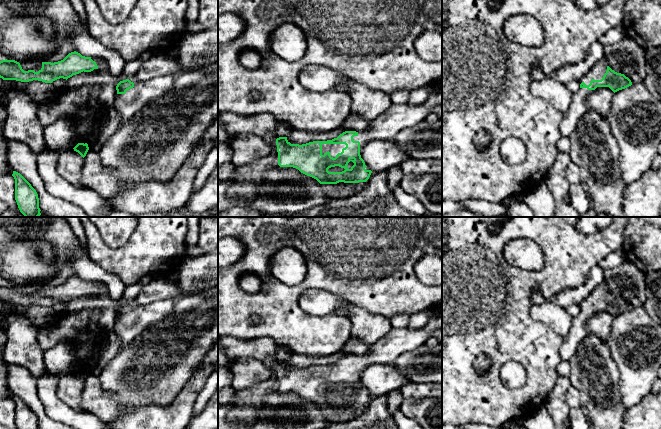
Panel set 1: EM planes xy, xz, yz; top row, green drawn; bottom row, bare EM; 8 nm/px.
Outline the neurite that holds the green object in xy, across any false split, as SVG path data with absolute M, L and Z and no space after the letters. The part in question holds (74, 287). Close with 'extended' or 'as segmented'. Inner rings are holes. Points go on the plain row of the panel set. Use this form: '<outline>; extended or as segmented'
M74 275L69 277L63 284L58 286L42 286L42 292L35 296L34 294L24 295L19 286L15 284L0 285L0 302L3 304L16 304L29 306L33 304L52 307L63 302L68 303L81 296L98 296L107 294L108 291L102 290L96 282L85 281Z; extended

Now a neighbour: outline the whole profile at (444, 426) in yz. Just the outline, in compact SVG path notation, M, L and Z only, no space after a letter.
M442 424L442 429L502 429L501 427L493 427L484 424L466 424L463 426L453 426L449 424Z

